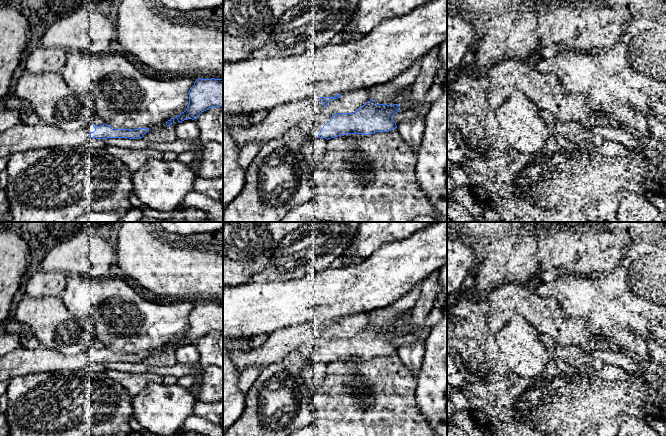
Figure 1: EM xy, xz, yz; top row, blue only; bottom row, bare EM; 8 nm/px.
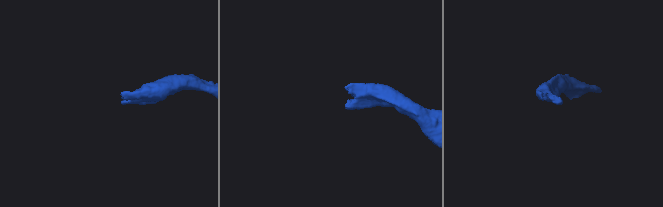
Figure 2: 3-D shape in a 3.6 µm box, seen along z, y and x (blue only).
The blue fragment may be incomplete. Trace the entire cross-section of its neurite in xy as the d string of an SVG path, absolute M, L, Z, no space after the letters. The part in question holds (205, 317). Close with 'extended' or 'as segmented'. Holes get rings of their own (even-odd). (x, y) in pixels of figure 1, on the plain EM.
M198 302L189 314L189 328L184 336L175 342L178 346L197 343L204 335L223 331L223 303Z | as segmented

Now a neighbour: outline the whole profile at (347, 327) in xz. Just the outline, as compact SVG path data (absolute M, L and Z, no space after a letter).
M361 314L353 317L342 318L337 323L332 323L325 332L327 338L353 337L368 325L373 323L374 314Z

